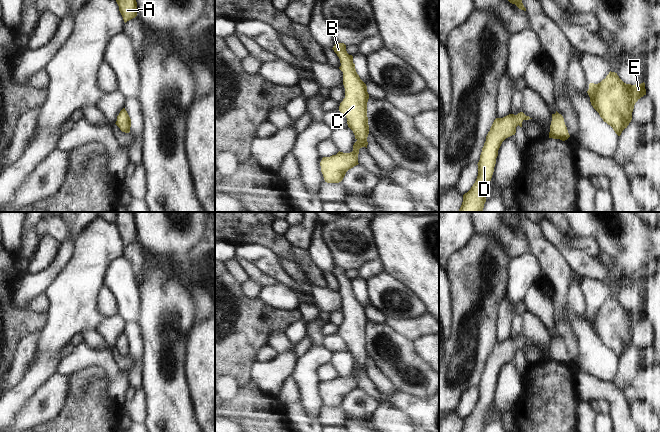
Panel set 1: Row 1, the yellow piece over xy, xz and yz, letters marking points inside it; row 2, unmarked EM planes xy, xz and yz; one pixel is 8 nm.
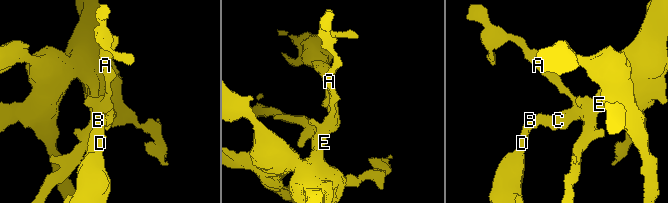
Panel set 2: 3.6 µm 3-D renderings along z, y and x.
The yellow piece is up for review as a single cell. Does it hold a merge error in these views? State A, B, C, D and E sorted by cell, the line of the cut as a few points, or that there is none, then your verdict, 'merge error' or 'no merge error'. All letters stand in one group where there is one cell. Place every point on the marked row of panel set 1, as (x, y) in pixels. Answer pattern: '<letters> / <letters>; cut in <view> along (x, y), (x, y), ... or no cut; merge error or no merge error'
A B C D E; no cut; no merge error

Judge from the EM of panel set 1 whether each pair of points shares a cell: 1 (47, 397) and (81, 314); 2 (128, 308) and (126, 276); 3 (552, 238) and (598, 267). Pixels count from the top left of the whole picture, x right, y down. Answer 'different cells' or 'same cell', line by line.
1: different cells
2: same cell
3: same cell

